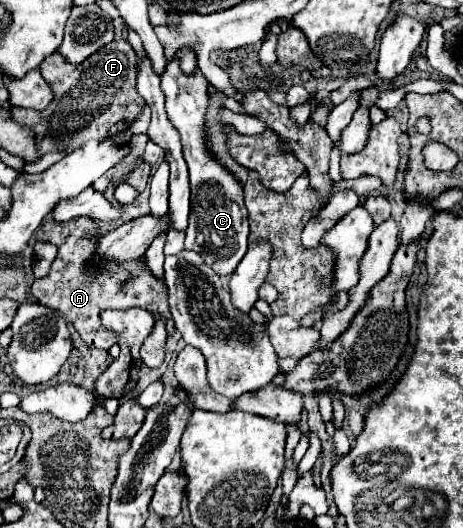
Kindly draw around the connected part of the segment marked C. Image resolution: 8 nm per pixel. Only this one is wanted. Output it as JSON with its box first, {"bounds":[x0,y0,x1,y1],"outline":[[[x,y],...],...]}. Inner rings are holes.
{"bounds":[162,55,248,275],"outline":[[[174,55],[164,73],[162,73],[162,91],[166,95],[166,111],[170,123],[180,133],[182,153],[190,171],[190,221],[186,229],[186,249],[198,251],[204,255],[206,263],[218,273],[218,275],[230,275],[244,253],[248,251],[248,219],[246,219],[246,207],[242,197],[240,183],[206,151],[204,143],[204,111],[206,111],[206,87],[208,81],[202,75],[202,71],[196,67],[194,73],[186,75],[180,69],[180,59]]]}

